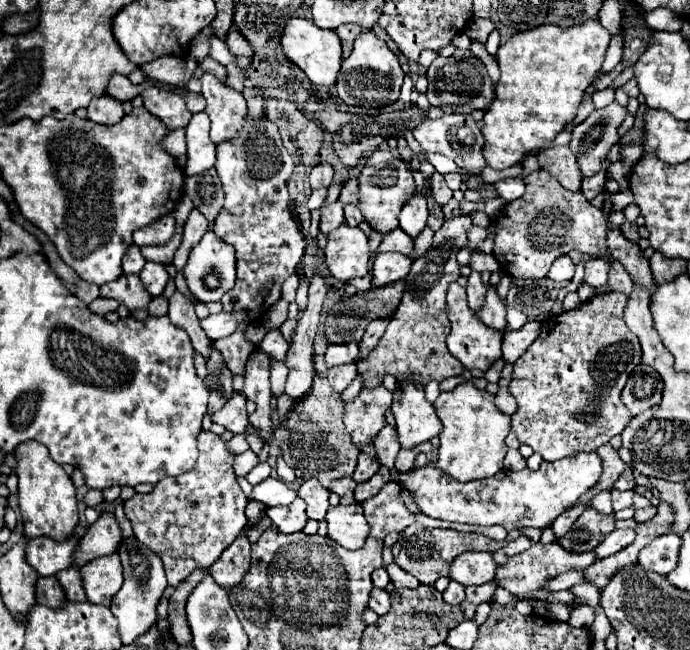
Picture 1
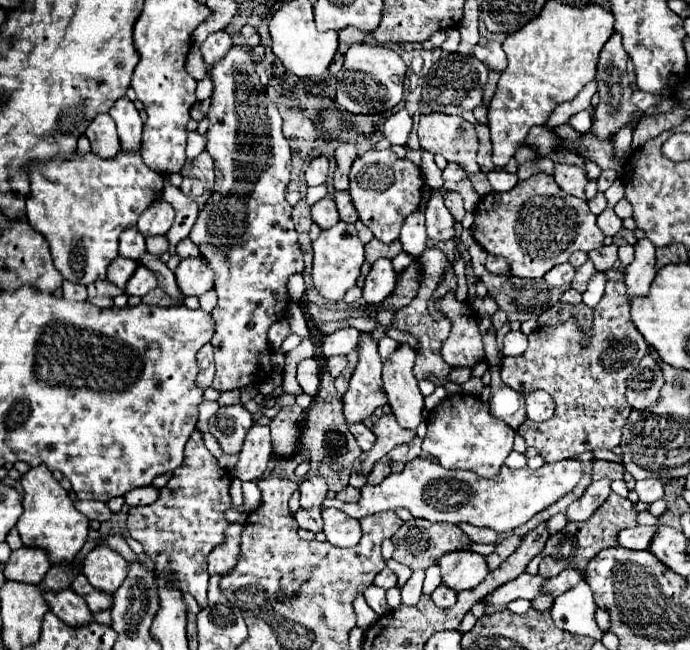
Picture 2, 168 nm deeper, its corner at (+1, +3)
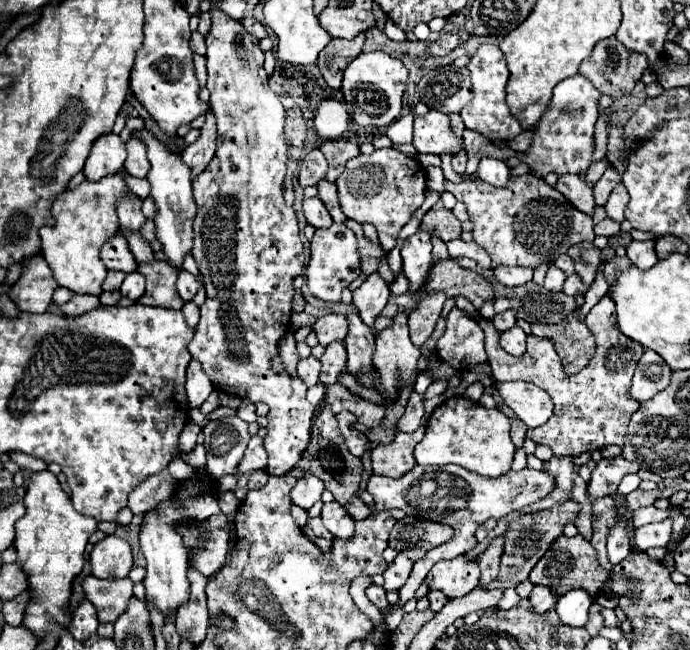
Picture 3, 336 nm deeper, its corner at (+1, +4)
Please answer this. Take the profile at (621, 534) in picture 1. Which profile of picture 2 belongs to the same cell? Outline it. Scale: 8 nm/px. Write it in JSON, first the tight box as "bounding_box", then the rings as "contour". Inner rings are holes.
{"bounding_box":[617,526,657,550],"contour":[[[631,526],[619,532],[617,542],[619,546],[629,550],[647,550],[655,532],[657,532],[657,526]]]}

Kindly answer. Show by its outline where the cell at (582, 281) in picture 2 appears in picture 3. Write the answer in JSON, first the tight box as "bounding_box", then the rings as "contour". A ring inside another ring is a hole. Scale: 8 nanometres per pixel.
{"bounding_box":[561,275,587,297],"contour":[[[571,275],[571,277],[567,277],[565,279],[565,283],[563,283],[563,289],[561,289],[565,295],[569,295],[569,297],[577,297],[577,295],[585,295],[585,291],[587,291],[587,287],[579,281],[579,277],[575,277],[575,275]]]}

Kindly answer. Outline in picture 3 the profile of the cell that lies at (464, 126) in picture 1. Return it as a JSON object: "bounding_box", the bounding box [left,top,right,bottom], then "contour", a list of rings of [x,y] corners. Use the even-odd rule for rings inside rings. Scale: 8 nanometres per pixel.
{"bounding_box":[413,111,463,155],"contour":[[[429,111],[423,117],[415,117],[413,147],[417,149],[417,153],[443,155],[447,151],[463,151],[463,141],[453,135],[447,115],[439,111]]]}

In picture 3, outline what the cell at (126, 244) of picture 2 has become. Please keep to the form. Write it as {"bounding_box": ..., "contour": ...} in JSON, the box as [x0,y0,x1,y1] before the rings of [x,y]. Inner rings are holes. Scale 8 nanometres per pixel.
{"bounding_box":[117,193,145,231],"contour":[[[131,193],[117,201],[117,215],[119,215],[121,229],[135,229],[135,231],[141,229],[141,225],[145,221],[145,215],[141,211],[141,203],[143,201],[139,197],[133,197]]]}

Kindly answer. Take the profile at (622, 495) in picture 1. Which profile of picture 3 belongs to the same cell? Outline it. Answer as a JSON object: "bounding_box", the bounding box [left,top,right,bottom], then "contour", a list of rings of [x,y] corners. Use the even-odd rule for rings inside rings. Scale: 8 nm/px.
{"bounding_box":[617,475,641,495],"contour":[[[627,475],[627,477],[623,477],[623,481],[619,483],[617,493],[619,493],[619,495],[629,495],[631,491],[635,491],[635,489],[639,487],[639,483],[641,483],[641,479],[639,479],[637,475]]]}

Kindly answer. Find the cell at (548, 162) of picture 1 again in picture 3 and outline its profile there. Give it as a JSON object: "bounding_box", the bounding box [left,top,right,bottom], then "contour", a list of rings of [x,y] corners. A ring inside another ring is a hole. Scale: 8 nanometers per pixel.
{"bounding_box":[555,175,595,215],"contour":[[[569,175],[569,177],[561,177],[557,181],[555,187],[575,209],[579,209],[585,215],[593,215],[595,203],[593,203],[593,193],[591,187],[587,187],[587,183],[579,177],[579,175]]]}

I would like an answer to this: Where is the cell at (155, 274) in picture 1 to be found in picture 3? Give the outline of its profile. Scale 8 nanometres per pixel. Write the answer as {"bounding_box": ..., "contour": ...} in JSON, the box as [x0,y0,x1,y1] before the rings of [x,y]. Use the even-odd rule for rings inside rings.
{"bounding_box":[121,271,145,301],"contour":[[[133,271],[131,275],[125,277],[125,281],[121,285],[121,295],[137,301],[143,293],[145,293],[145,277],[139,275],[137,271]]]}

